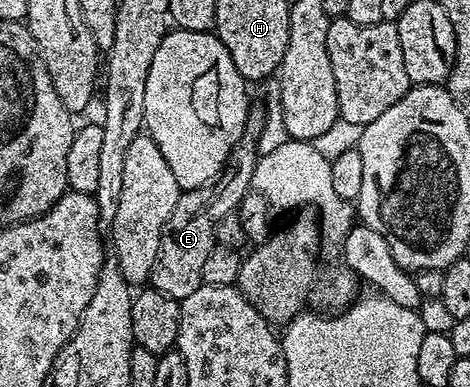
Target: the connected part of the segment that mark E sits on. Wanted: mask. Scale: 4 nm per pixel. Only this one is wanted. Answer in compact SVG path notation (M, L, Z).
M258 106L251 107L249 116L244 120L242 137L235 140L232 154L227 156L226 163L221 165L218 177L205 184L203 188L188 188L180 194L168 222L162 227L160 254L156 258L156 266L152 266L149 287L181 302L188 298L188 294L192 294L192 290L201 286L204 262L214 249L214 235L220 218L224 214L237 212L240 202L252 190L252 174L256 170L256 162L260 155L258 135L265 124L265 114Z

